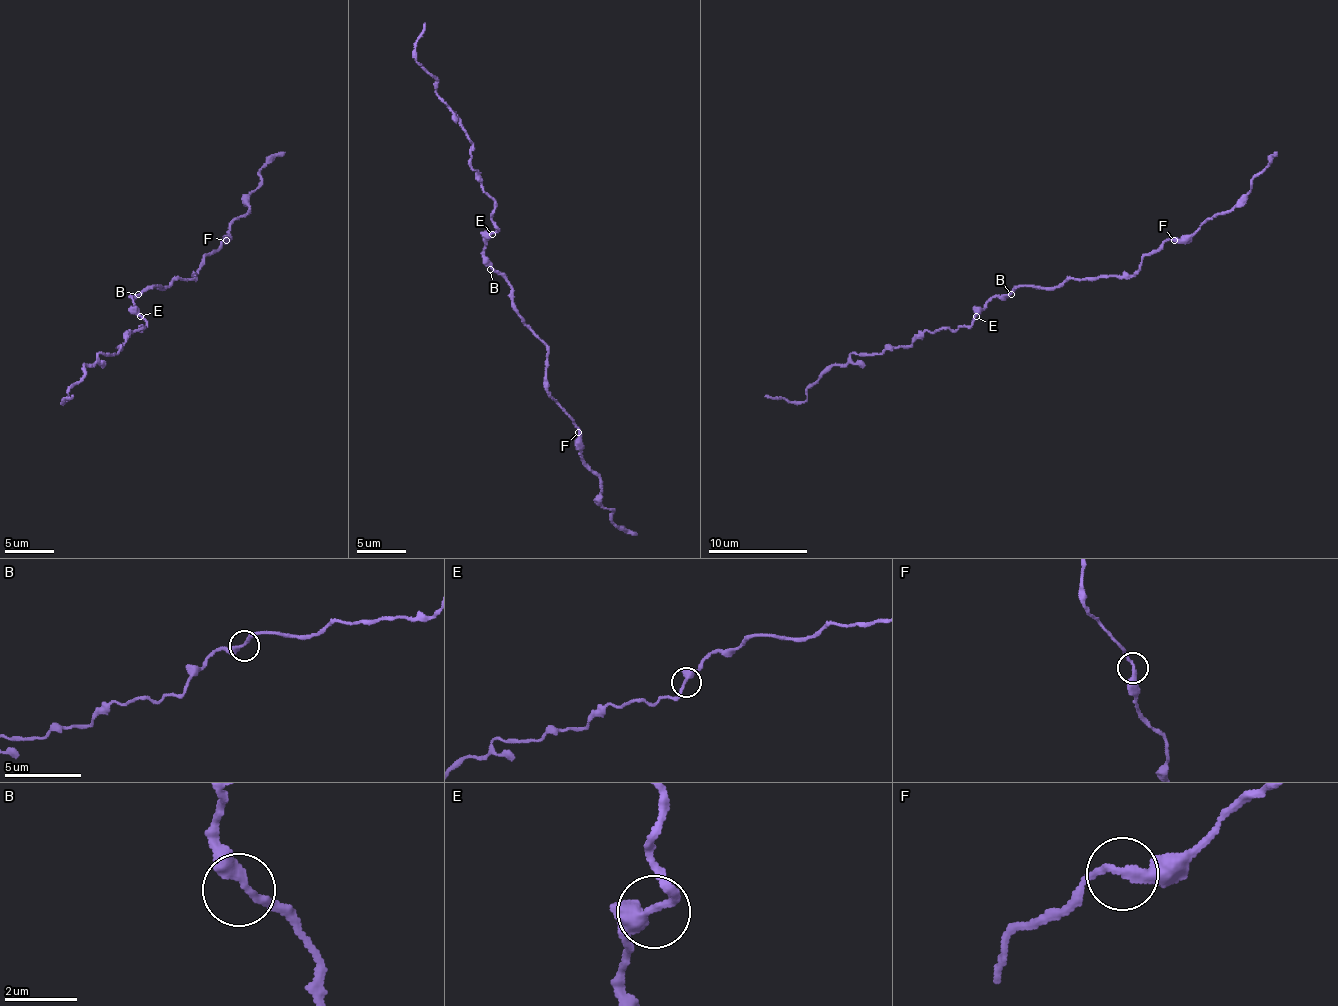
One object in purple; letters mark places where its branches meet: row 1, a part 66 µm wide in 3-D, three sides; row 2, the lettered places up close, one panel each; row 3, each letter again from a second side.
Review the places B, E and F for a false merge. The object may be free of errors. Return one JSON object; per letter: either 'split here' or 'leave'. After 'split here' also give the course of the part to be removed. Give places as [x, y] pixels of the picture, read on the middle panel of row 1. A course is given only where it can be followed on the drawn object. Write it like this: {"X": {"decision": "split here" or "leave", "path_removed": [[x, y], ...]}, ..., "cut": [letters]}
{"B": {"decision": "leave"}, "E": {"decision": "leave"}, "F": {"decision": "leave"}, "cut": []}

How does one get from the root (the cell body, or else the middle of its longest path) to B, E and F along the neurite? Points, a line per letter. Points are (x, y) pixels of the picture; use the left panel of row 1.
B: (155, 287), (138, 294)
E: (155, 287), (148, 287), (133, 296), (133, 309), (140, 316)
F: (155, 287), (168, 287), (175, 279), (192, 279), (200, 262), (227, 239)

